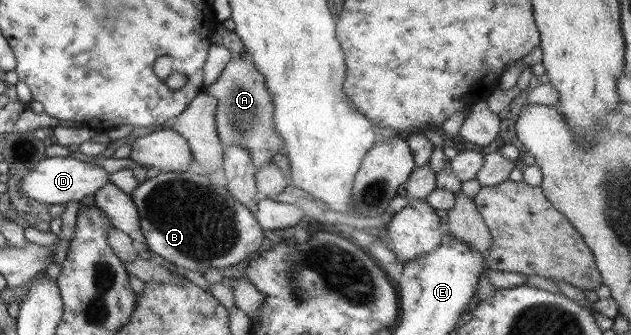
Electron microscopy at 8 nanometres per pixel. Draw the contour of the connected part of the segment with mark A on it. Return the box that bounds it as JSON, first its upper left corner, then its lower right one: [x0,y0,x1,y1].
[201,50,282,172]

